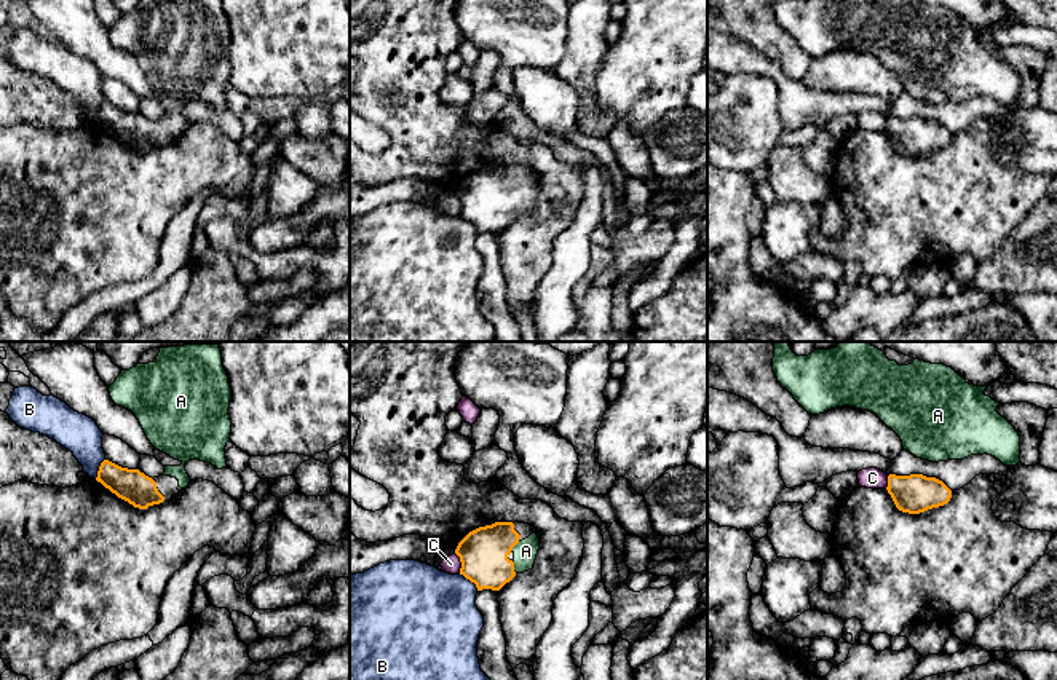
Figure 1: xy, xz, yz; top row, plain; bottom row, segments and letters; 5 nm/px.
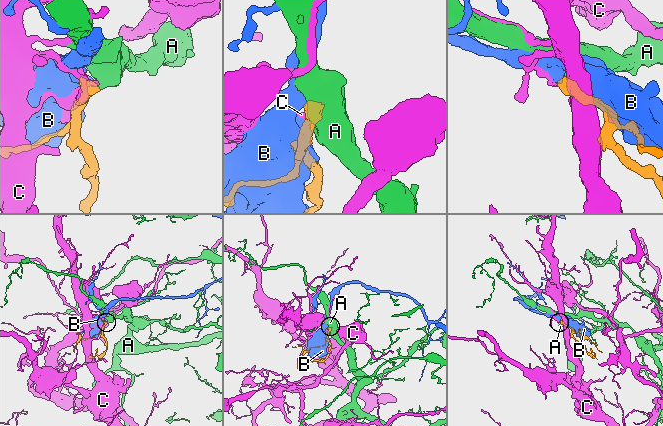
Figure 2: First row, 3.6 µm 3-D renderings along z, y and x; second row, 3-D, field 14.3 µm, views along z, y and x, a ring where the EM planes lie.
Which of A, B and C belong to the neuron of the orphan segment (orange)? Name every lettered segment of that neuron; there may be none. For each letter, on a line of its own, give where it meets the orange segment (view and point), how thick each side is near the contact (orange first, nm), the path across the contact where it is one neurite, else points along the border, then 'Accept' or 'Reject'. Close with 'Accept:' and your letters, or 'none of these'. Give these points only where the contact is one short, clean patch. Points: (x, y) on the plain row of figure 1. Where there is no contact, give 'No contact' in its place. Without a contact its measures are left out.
A: Touches orange at xz (513, 209). Thickness 240 nm (orange) against 120 nm. Path across: xz (484, 193), (500, 209), (513, 209), (526, 193). Accept
B: Touches orange at xz (470, 222). Thickness 240 nm (orange) against 440 nm. Reject
C: Touches orange at xz (462, 206). Thickness 240 nm (orange) against 90 nm. Reject
Accept: A

